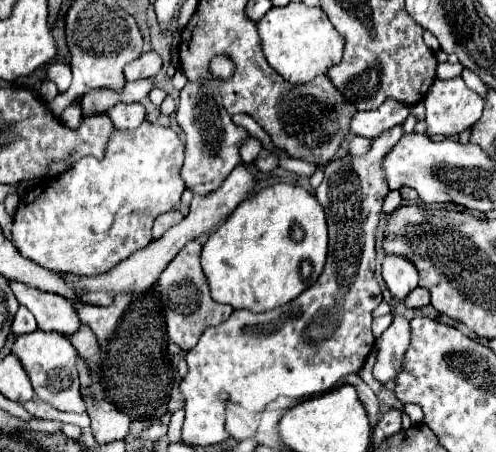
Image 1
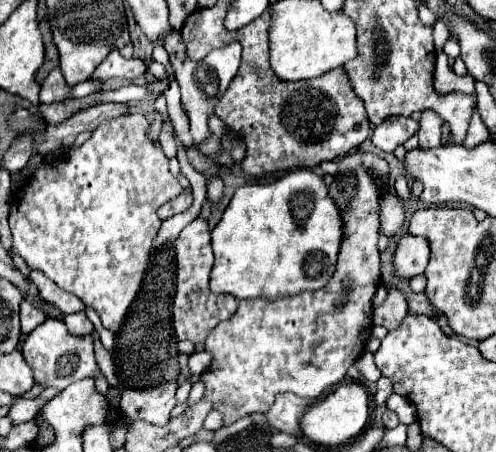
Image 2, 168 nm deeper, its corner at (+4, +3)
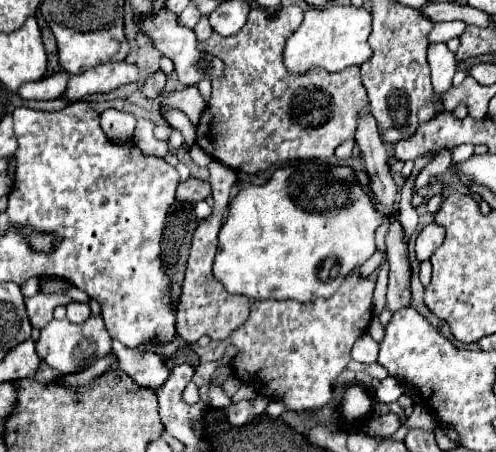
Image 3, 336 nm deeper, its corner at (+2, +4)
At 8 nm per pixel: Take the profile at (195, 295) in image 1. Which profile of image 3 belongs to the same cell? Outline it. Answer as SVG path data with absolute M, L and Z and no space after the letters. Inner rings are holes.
M211 160L209 174L211 174L209 182L213 186L215 206L213 206L213 214L207 220L201 220L195 234L193 234L191 252L189 252L187 270L185 270L185 280L183 280L181 296L179 296L179 304L177 304L177 334L187 344L197 342L205 334L209 334L211 340L229 338L235 328L245 324L245 320L249 318L249 310L251 310L251 298L225 292L223 284L219 284L219 280L215 280L213 270L211 270L213 268L213 258L215 258L215 252L217 252L217 234L221 230L223 212L229 204L229 192L237 184L237 172L229 166L223 166L215 160Z

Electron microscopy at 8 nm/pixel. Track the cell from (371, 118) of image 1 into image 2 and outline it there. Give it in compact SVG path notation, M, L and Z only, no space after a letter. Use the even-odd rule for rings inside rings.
M389 117L381 125L373 127L371 141L385 153L393 153L397 145L403 145L413 133L417 133L417 121L411 117Z

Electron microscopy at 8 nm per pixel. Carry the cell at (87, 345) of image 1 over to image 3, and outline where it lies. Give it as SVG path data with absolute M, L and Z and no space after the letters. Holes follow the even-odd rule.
M71 302L67 304L67 318L75 324L79 322L85 322L89 318L91 310L89 310L89 304L83 304L83 302Z

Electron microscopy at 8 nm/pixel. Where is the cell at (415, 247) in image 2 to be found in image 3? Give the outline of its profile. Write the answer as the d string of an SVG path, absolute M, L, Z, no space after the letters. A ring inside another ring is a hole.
M429 224L421 230L421 234L417 236L417 242L415 242L415 254L417 254L417 260L423 262L423 260L429 260L431 254L437 250L437 246L441 246L441 242L445 240L445 232L443 232L443 226L439 224Z

